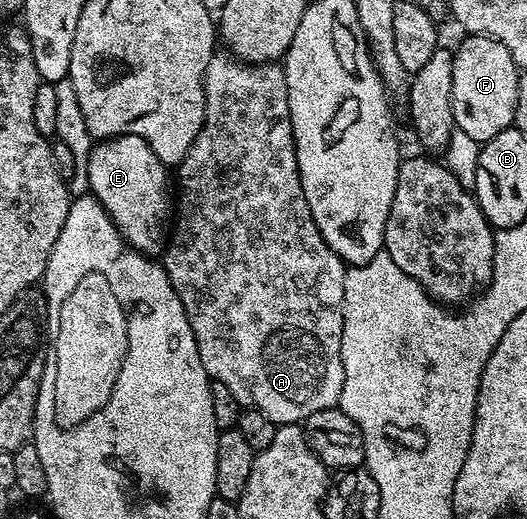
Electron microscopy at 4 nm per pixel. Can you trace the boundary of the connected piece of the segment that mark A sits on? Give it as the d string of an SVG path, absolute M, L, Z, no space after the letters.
M215 53L211 57L211 61L207 65L207 73L205 74L205 116L203 117L203 125L199 129L199 133L195 137L191 149L187 149L187 157L183 157L183 161L177 164L175 174L177 174L177 179L175 175L175 216L177 215L177 224L174 227L172 224L171 234L168 236L163 252L163 266L167 277L171 281L171 285L175 289L175 293L179 293L179 301L183 301L183 309L187 313L187 321L191 325L191 333L195 333L195 345L199 349L199 361L203 361L203 369L209 375L210 380L223 381L223 385L227 385L227 389L231 389L235 401L239 401L242 408L263 413L271 422L278 425L283 423L300 424L307 417L311 417L311 413L319 413L319 409L338 406L341 402L341 390L343 389L343 357L341 356L343 313L341 312L341 302L343 301L343 293L345 292L343 281L345 280L347 264L338 255L331 253L327 241L323 241L323 237L315 225L315 217L311 217L311 209L307 205L307 197L303 197L303 185L299 177L299 165L297 164L295 141L293 140L293 130L291 129L291 109L289 108L289 98L287 97L287 77L285 76L284 66L280 62L255 63L250 65L242 63L241 60L233 58L228 53L222 53L222 55L221 53Z

